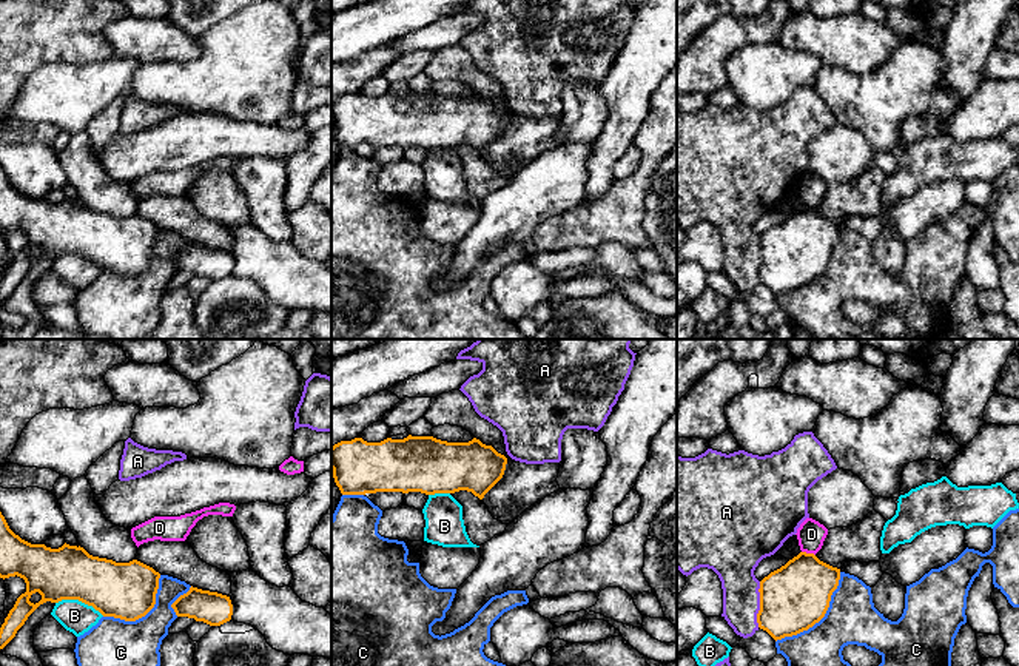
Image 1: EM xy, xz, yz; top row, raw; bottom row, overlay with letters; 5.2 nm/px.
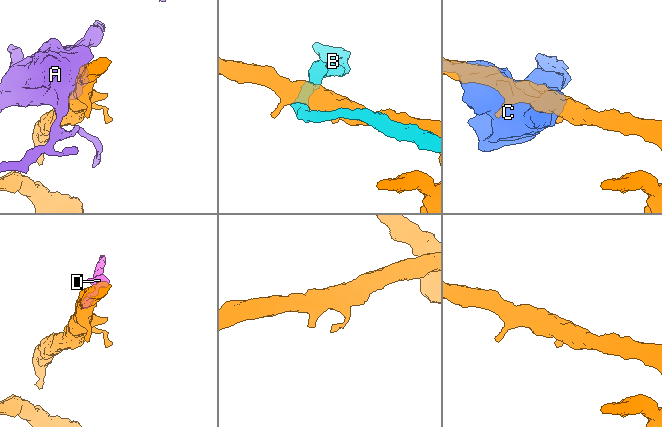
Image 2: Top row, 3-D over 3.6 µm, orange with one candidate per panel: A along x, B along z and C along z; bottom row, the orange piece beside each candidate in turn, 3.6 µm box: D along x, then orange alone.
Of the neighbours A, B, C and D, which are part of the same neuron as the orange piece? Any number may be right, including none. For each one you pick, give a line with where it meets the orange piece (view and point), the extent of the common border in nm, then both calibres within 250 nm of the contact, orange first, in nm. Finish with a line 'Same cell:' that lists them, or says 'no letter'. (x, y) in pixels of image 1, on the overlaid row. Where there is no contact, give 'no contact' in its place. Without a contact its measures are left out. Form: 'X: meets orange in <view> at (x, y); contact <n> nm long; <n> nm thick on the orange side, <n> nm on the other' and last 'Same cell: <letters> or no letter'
Same cell: no letter

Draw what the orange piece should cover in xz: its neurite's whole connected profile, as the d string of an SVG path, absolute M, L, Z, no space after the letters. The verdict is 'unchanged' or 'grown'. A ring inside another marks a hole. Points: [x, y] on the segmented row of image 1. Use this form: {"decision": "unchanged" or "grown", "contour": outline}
{"decision": "unchanged", "contour": "M433 436L387 438L367 442L362 438L341 441L331 447L331 470L342 495L376 492L421 492L425 495L472 492L479 500L503 478L507 458L492 446L473 438L469 442L447 442Z"}

